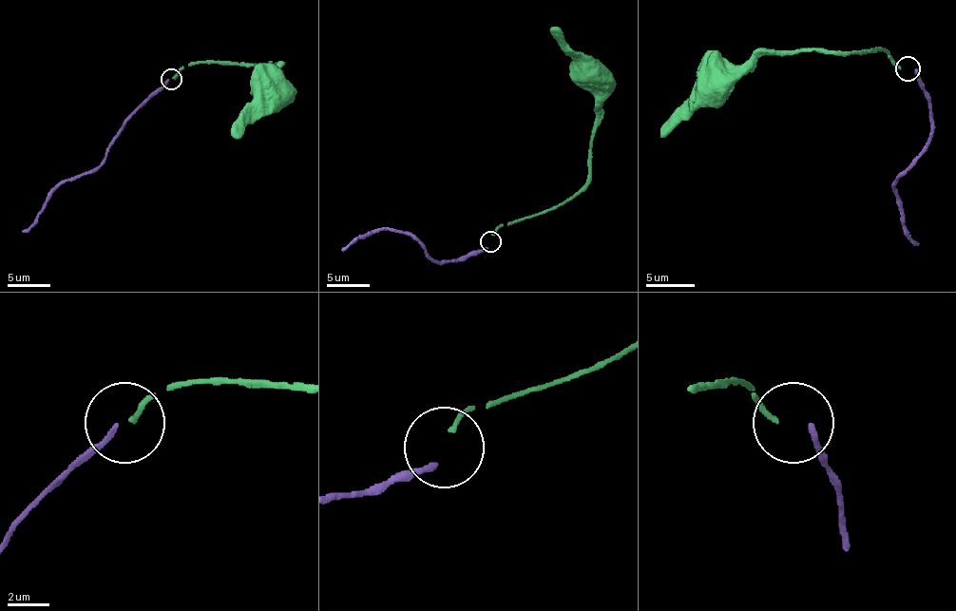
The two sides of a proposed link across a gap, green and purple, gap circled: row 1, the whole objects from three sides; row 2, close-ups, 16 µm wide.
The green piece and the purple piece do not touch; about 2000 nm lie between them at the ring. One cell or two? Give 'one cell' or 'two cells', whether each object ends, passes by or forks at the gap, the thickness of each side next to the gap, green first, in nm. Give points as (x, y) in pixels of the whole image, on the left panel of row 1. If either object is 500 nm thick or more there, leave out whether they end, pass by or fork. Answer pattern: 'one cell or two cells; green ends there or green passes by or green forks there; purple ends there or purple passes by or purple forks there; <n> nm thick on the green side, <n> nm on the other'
two cells; green ends there; purple ends there; 220 nm thick on the green side, 240 nm on the other

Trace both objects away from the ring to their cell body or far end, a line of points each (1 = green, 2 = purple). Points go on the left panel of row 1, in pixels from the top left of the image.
1: (172, 79), (182, 66), (200, 62), (270, 62), (277, 66), (278, 74), (259, 89), (266, 89)
2: (167, 79), (138, 108), (105, 158), (89, 173), (66, 179), (23, 232)

